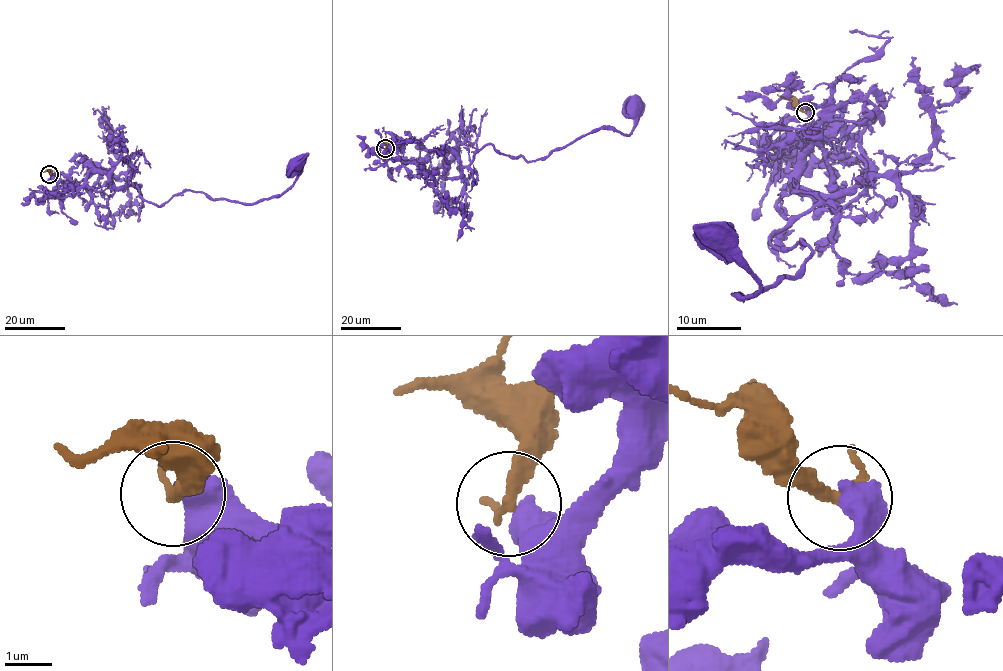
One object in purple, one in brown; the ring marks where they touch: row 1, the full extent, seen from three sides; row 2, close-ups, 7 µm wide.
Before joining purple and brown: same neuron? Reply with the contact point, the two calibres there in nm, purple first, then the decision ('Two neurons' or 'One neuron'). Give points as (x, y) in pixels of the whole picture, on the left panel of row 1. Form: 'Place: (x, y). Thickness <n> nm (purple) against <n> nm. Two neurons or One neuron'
Place: (49, 174). Thickness 600 nm (purple) against 240 nm. Two neurons

